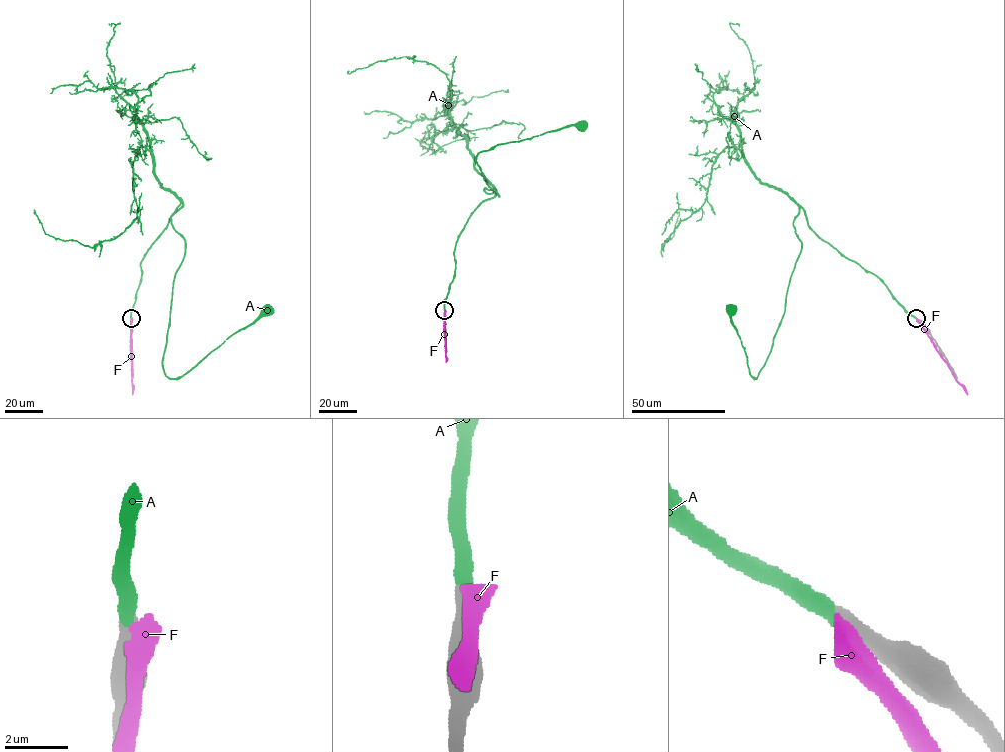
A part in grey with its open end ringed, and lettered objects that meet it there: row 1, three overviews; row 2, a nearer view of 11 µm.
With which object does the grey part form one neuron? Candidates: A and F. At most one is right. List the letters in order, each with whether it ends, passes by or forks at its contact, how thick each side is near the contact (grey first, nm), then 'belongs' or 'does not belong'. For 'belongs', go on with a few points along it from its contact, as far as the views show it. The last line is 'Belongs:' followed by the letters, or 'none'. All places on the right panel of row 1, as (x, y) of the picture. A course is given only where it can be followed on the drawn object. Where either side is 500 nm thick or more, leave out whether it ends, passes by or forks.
A: 500 nm thick on the grey side, 460 nm on the other; belongs; it runs (916, 318), (878, 277), (824, 242), (795, 202), (801, 251), (756, 378), (730, 311)
F: 600 nm thick on the grey side, 700 nm on the other; does not belong
Belongs: A

